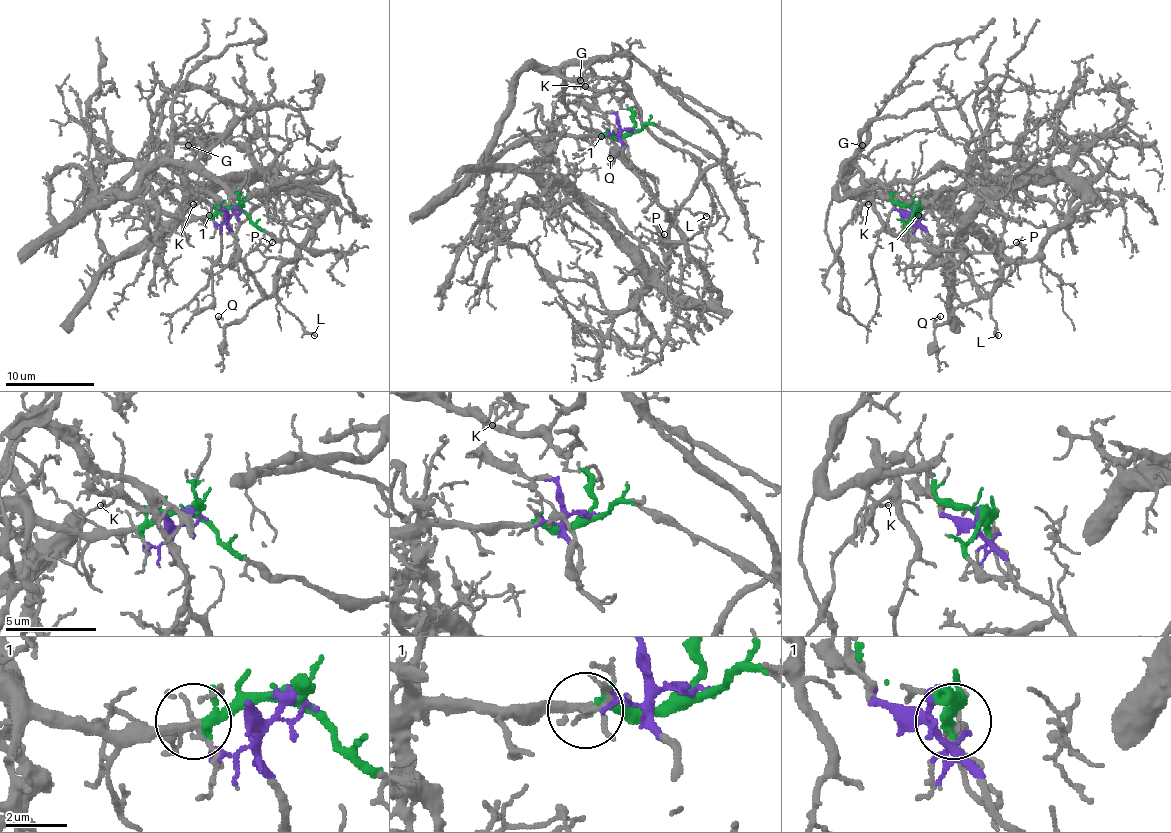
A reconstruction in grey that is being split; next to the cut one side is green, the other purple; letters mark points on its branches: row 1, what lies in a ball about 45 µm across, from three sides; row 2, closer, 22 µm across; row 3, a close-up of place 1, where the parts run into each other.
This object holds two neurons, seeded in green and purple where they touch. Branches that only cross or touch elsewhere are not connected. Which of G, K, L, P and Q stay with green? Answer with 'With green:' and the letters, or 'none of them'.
With green: G, K

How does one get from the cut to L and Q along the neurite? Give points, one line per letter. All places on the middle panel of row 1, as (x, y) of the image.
L: (631, 129), (622, 132), (620, 140), (635, 176), (664, 207), (687, 207), (707, 216)
Q: (631, 129), (622, 132), (620, 140), (626, 147), (626, 163), (653, 196), (644, 176), (613, 152), (611, 158)

